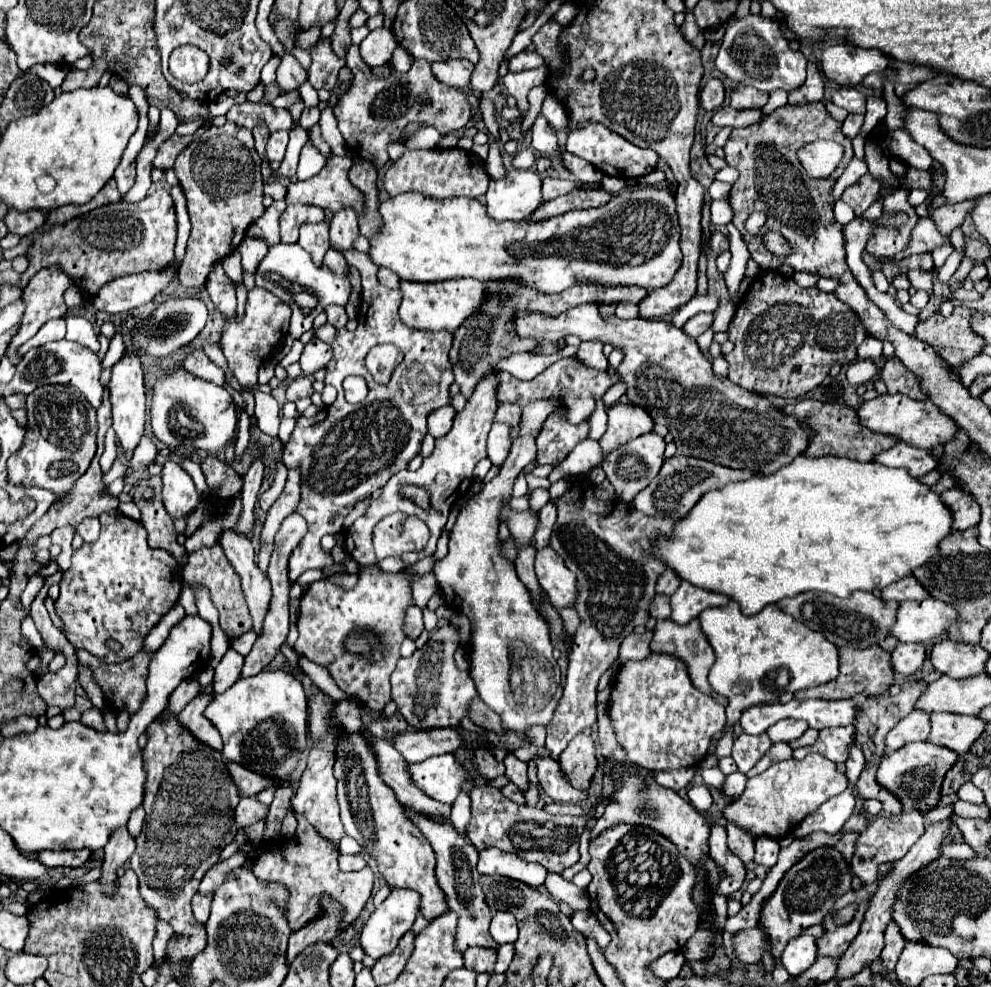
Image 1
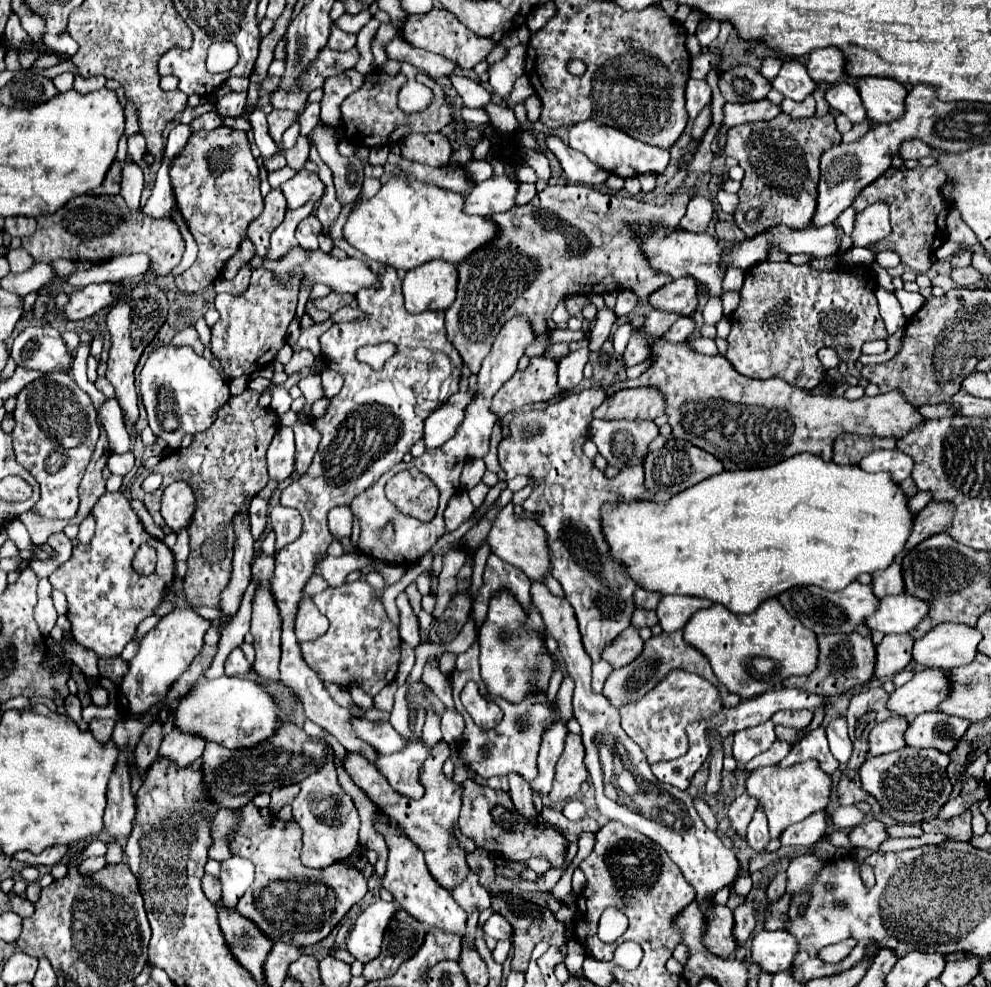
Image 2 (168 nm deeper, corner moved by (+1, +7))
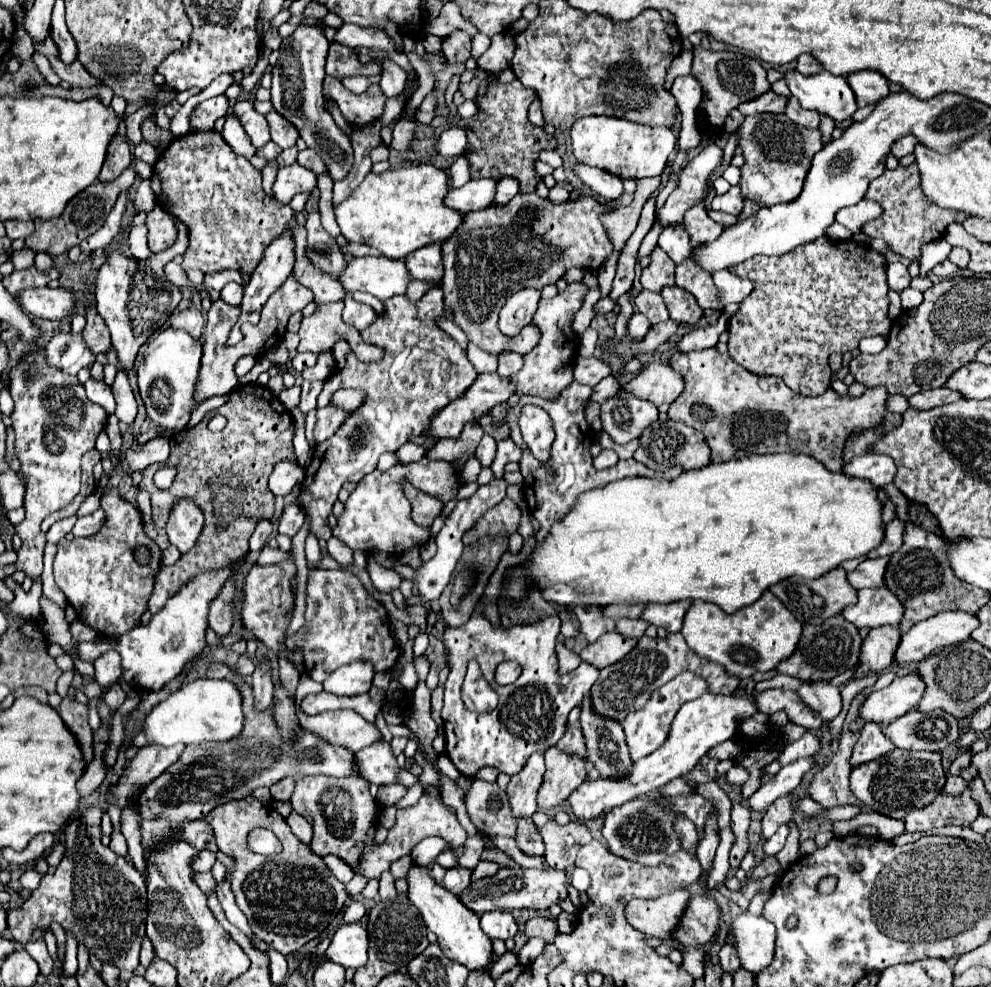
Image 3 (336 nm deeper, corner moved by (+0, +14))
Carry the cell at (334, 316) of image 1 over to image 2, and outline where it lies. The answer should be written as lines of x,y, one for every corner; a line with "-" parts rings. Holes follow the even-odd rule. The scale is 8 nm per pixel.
341,307
337,313
333,313
331,315
331,319
335,321
335,323
343,323
343,321
353,321
353,319
359,319
363,313
361,311
357,311
357,309
353,309
353,307

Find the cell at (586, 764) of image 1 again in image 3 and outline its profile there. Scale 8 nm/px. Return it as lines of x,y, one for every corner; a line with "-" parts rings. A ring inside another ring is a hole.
548,748
544,752
546,772
544,780
538,788
538,808
550,810
554,806
560,806
570,792
574,792
586,778
586,766
584,760
578,756
570,756
566,752
560,752
558,748

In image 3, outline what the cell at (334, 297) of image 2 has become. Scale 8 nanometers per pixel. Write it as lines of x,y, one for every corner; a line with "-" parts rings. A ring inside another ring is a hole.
188,132
186,136
176,138
170,148
160,154
150,180
158,206
188,228
190,246
184,252
184,270
198,268
202,274
238,270
242,274
252,274
260,264
266,246
290,230
296,256
292,270
294,278
312,290
316,304
344,300
346,292
342,284
316,270
306,258
306,228
298,224
294,210
286,204
278,204
262,190
260,170
244,156
234,154
218,132

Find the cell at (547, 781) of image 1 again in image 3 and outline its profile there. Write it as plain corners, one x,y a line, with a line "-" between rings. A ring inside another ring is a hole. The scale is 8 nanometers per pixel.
476,610
472,618
458,626
446,628
444,646
448,654
448,680
444,692
442,720
446,736
446,756
454,760
458,772
466,778
474,778
476,772
484,766
498,768
506,774
518,774
524,768
526,760
538,752
546,750
550,744
556,744
564,730
568,712
586,696
598,678
598,668
582,662
576,670
568,674
558,672
556,658
556,636
560,632
560,620
544,618
530,626
514,626
508,630
492,628
492,624
-
476,658
480,670
488,684
498,692
500,704
492,714
474,714
464,708
460,698
460,686
464,680
464,666
-
504,660
516,660
522,666
522,674
516,684
498,686
494,680
494,670

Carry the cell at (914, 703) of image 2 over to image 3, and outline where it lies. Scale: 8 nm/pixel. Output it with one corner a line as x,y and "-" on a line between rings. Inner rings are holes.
910,674
904,678
896,678
890,686
872,692
864,704
860,706
860,718
864,722
888,724
898,716
910,712
918,700
922,698
922,678
918,674

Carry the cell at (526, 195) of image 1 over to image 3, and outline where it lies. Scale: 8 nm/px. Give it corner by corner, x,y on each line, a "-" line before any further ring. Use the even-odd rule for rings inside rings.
470,180
462,188
450,188
444,204
462,214
482,210
494,202
496,180

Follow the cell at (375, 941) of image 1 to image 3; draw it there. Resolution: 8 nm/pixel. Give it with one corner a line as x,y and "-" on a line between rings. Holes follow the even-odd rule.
344,924
336,930
324,958
344,968
360,968
368,958
368,934
366,924

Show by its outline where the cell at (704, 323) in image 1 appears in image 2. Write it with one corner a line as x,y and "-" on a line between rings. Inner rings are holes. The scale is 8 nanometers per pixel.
681,317
673,327
665,333
665,339
677,343
677,341
687,341
695,331
695,319
693,317

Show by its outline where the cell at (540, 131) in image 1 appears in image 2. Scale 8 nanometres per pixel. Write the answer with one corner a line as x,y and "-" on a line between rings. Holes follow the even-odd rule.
547,135
545,137
545,147
559,159
565,175
573,183
581,185
599,185
605,183
609,173
595,163
591,163
585,155
579,151
573,151
569,145
565,145
557,135

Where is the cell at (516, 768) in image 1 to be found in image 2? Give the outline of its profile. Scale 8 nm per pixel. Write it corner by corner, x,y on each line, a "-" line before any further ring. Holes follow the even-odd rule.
509,773
509,795
517,807
517,813
525,815
525,819
535,821
537,819
537,811
533,807
533,799
531,799
531,787
529,783
517,775
517,773

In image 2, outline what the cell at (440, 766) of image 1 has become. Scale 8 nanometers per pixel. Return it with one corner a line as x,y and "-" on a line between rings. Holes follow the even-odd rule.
421,741
409,743
405,751
393,755
379,755
375,767
389,779
391,787
411,799
421,799
425,787
419,781
419,771
429,757
429,749

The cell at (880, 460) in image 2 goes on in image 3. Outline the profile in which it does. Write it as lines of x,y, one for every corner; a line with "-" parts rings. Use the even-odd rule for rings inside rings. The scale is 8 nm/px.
864,454
846,462
842,472
852,478
868,480
874,488
884,488
894,480
894,460
882,454

